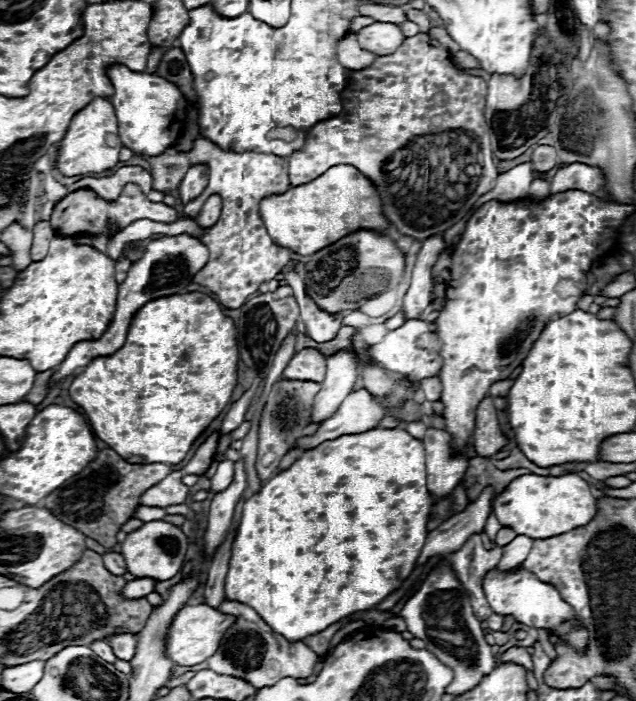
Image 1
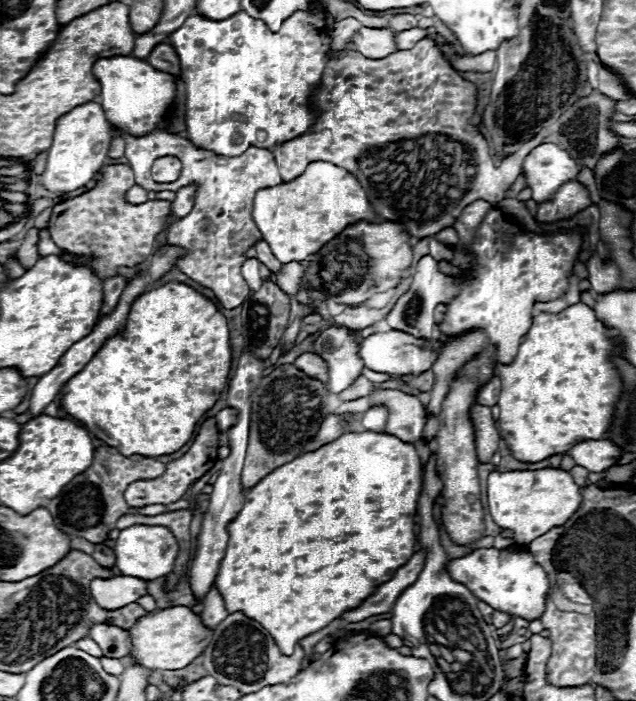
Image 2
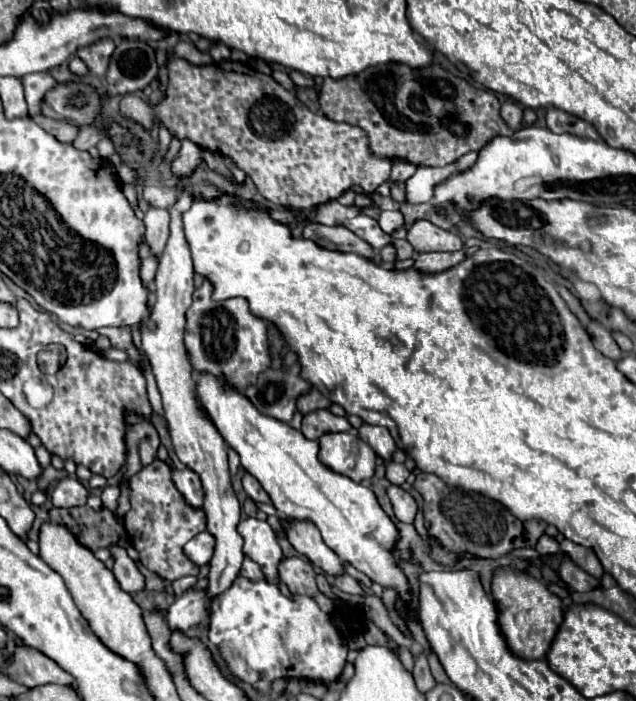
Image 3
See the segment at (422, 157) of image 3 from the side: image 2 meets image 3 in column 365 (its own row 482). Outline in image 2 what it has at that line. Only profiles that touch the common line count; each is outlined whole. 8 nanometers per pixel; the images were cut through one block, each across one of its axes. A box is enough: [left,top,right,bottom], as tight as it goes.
[46,446,164,544]

